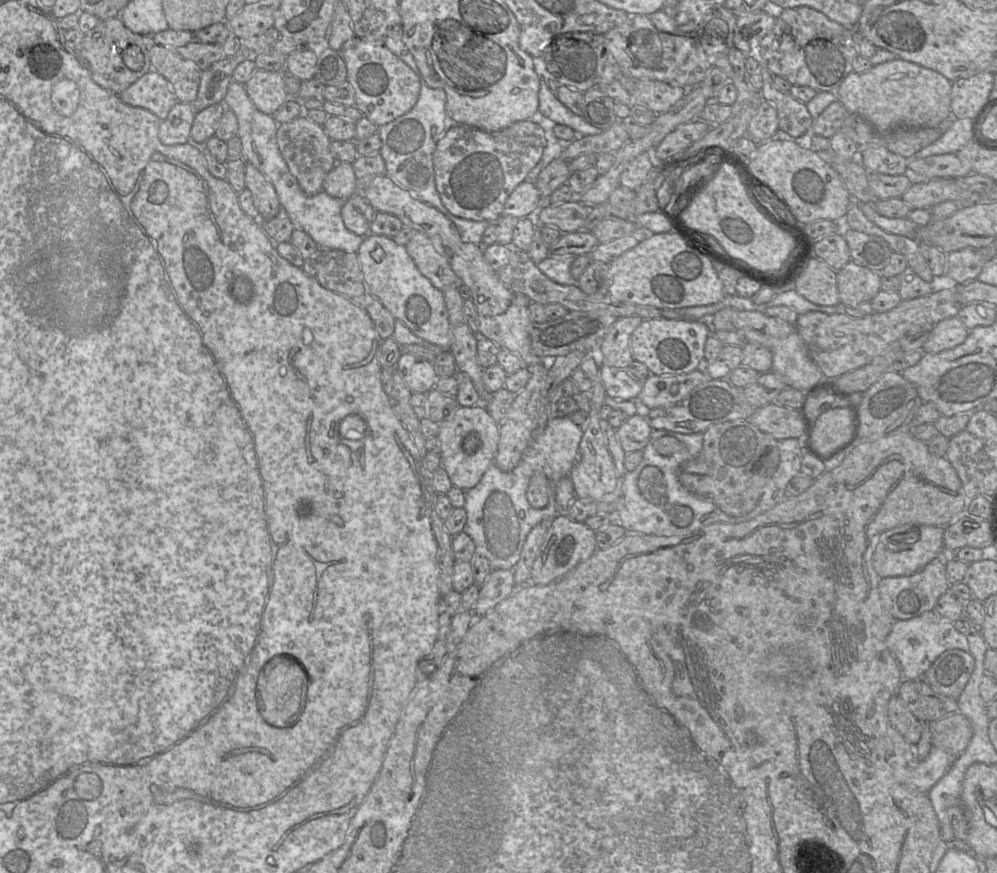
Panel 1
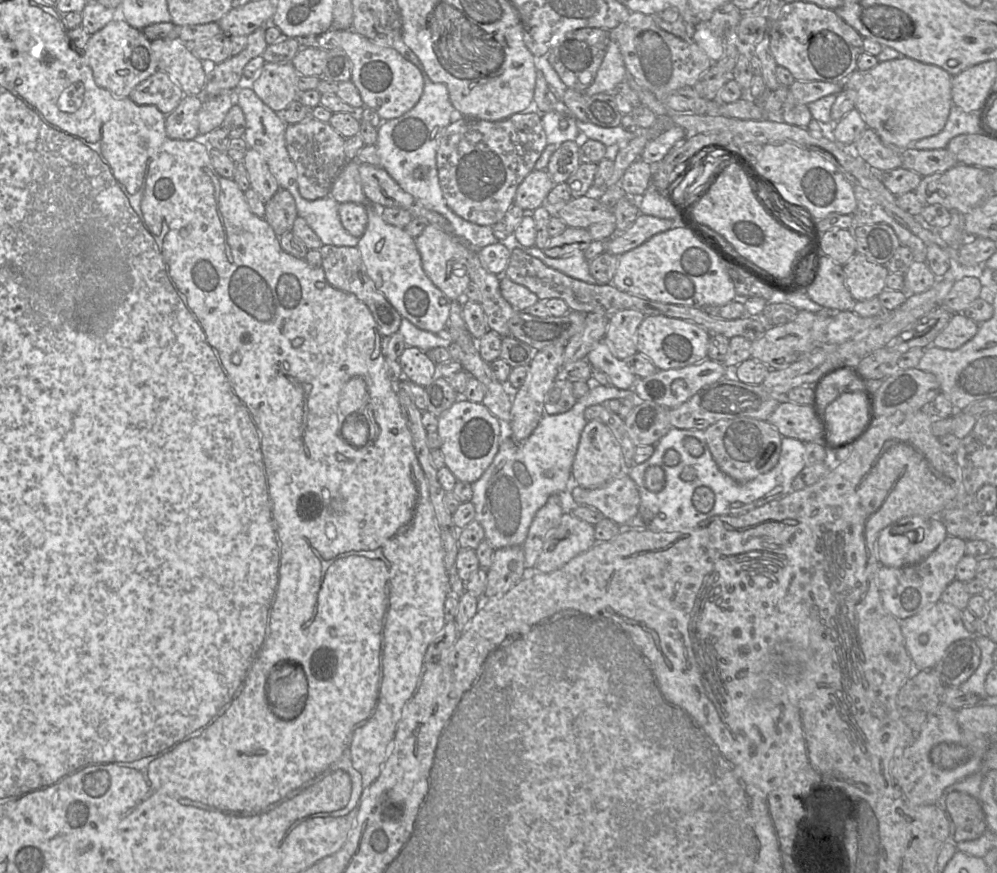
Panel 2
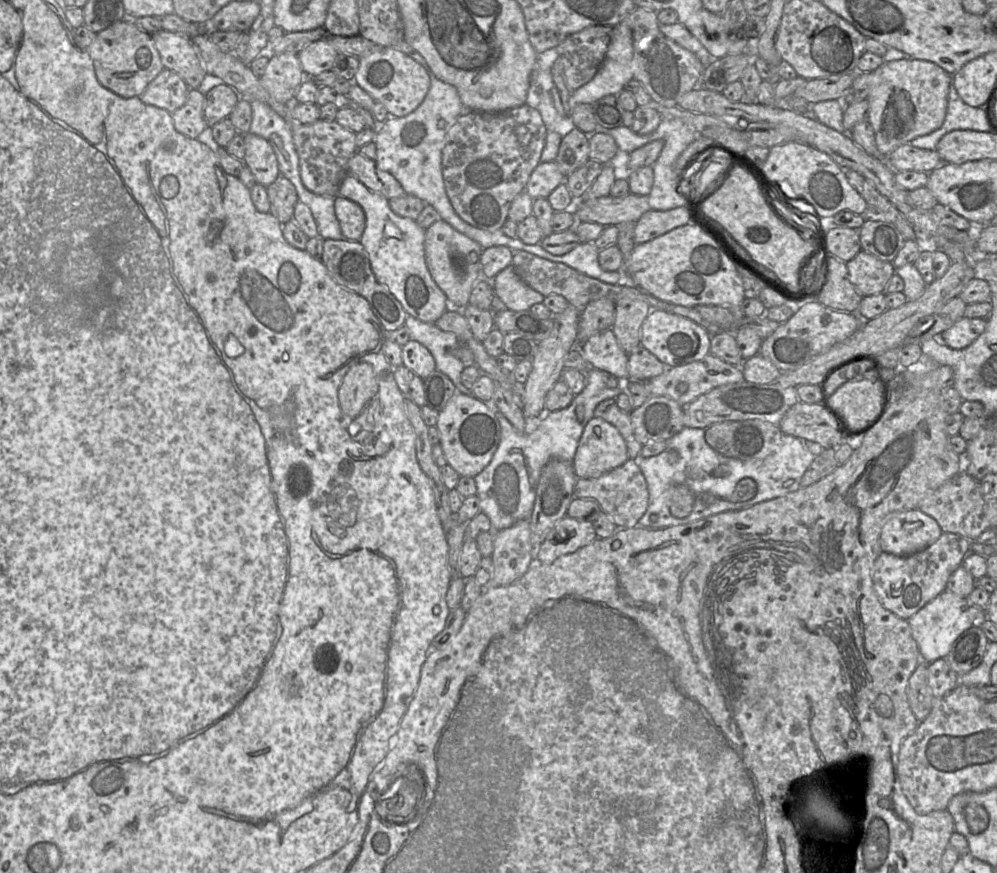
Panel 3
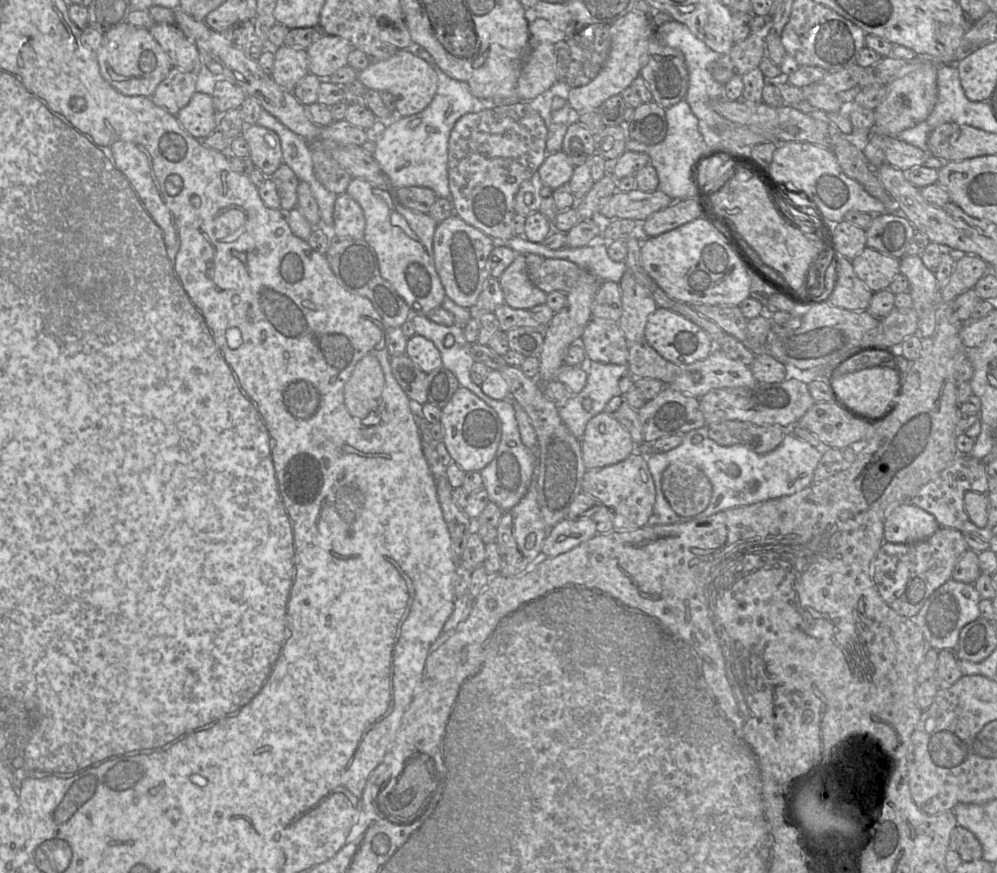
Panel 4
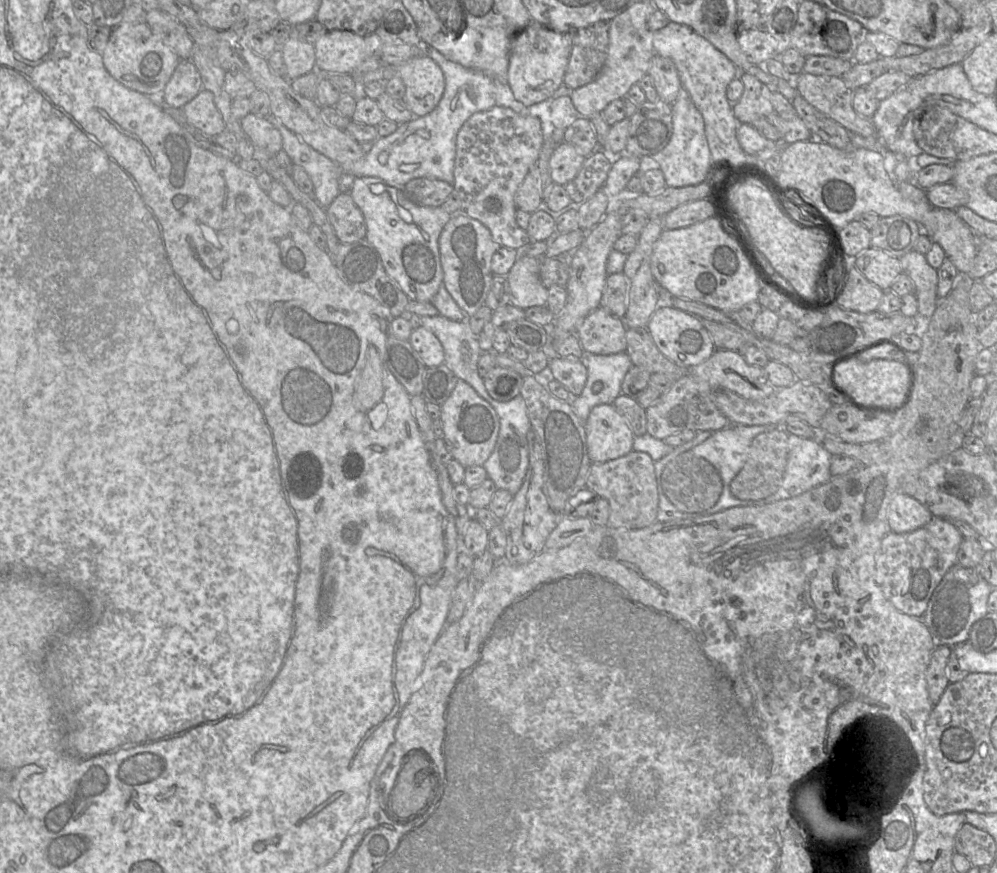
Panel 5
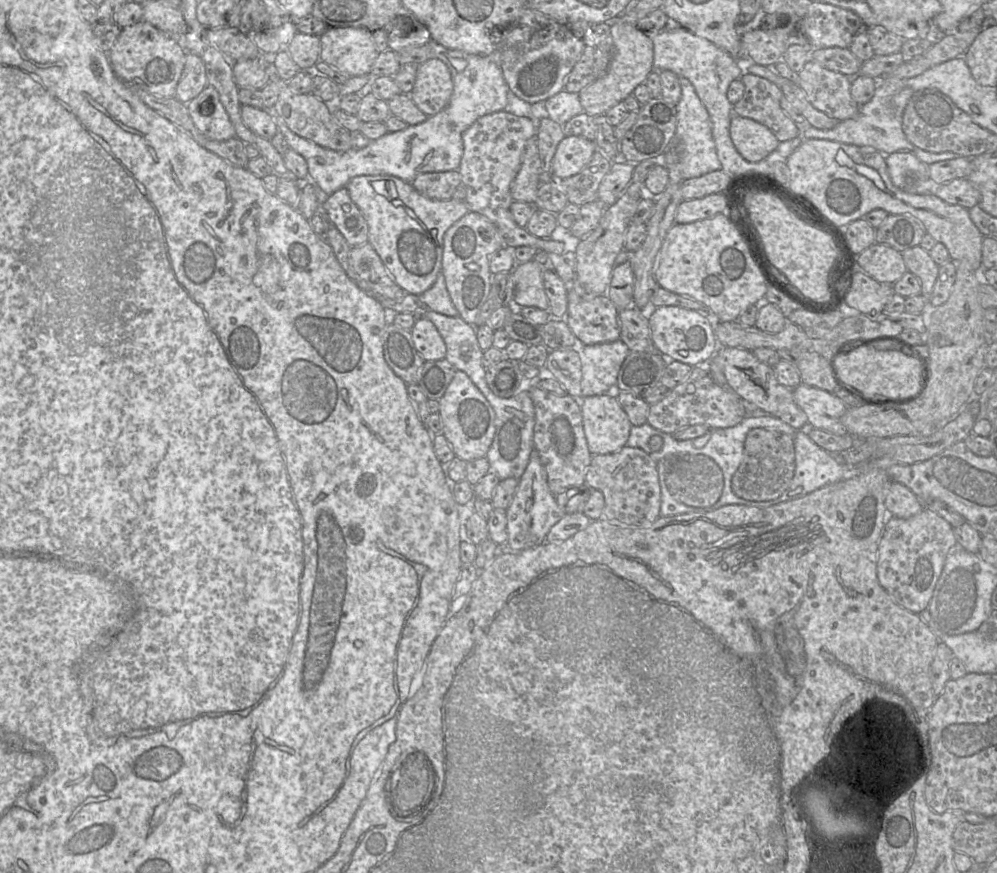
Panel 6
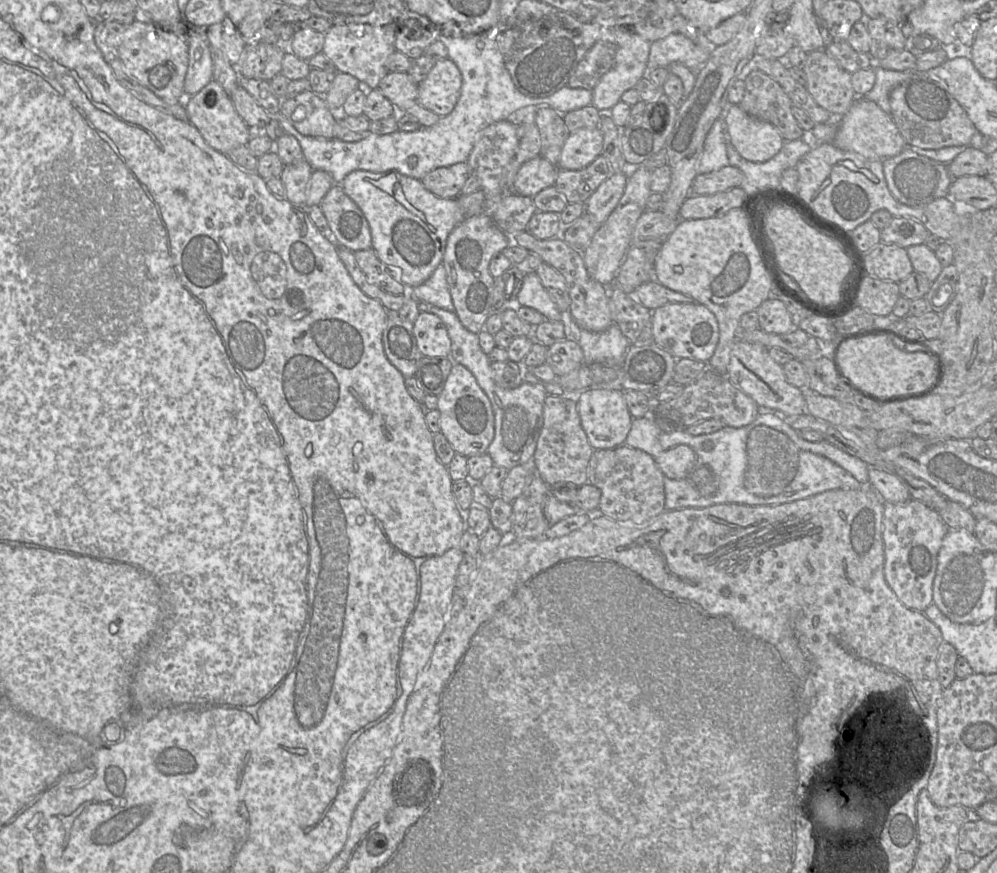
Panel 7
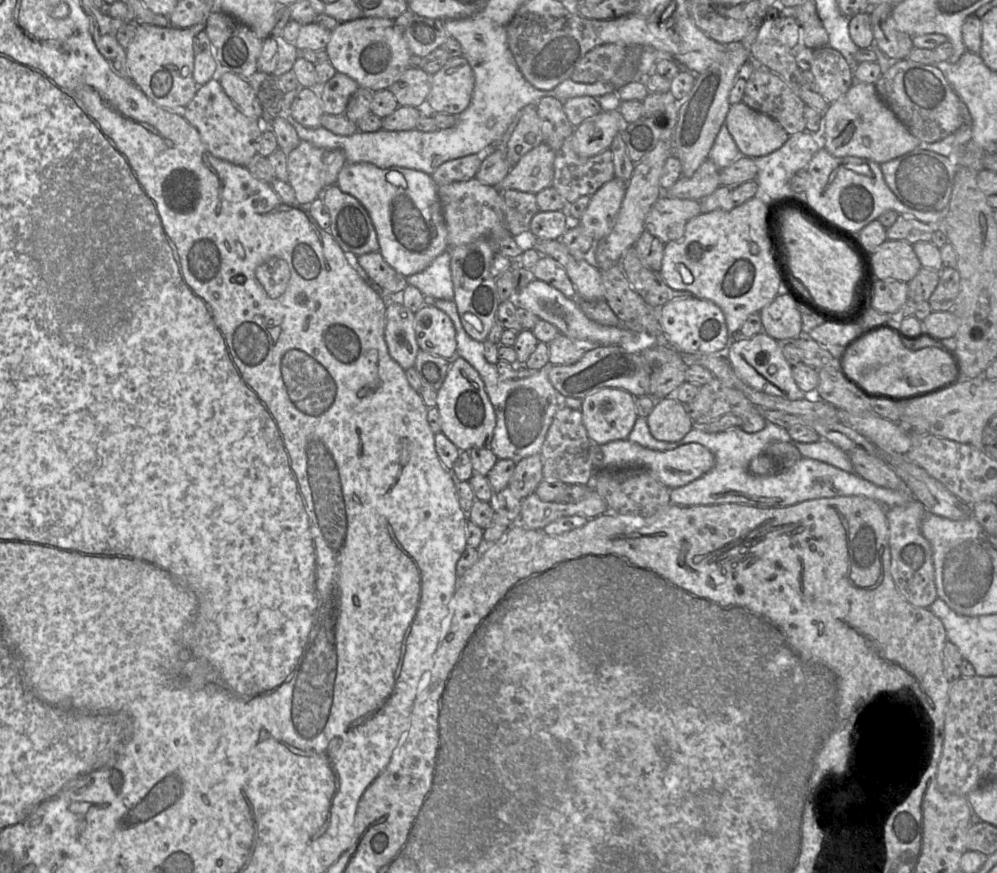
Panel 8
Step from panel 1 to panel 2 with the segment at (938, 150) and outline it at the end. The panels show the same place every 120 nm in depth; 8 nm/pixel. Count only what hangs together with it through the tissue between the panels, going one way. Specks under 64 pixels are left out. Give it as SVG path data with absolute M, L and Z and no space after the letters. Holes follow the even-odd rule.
M952 103L950 114L943 130L930 137L910 143L910 148L932 150L946 148L949 141L961 134L977 134L979 127L976 111L965 112Z

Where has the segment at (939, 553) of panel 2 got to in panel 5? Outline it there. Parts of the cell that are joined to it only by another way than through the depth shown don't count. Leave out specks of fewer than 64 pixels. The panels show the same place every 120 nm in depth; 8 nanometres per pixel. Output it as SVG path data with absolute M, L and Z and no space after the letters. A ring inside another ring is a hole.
M937 516L911 532L890 531L877 552L875 582L899 611L911 617L922 617L934 590L956 564L962 540L962 535L951 520Z

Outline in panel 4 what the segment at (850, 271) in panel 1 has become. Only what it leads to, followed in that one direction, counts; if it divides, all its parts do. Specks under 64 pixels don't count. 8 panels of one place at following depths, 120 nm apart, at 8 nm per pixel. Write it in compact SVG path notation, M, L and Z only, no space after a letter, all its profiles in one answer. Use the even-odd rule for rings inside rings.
M866 246L851 263L857 277L869 290L876 293L888 289L900 273L899 260Z

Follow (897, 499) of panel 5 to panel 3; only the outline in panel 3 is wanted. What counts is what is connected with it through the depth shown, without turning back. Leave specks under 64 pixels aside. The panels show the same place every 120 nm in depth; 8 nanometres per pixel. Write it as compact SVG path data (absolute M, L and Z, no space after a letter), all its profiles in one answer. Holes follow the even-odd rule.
M919 509L895 512L883 524L880 545L882 552L906 556L933 544L942 533L937 521Z

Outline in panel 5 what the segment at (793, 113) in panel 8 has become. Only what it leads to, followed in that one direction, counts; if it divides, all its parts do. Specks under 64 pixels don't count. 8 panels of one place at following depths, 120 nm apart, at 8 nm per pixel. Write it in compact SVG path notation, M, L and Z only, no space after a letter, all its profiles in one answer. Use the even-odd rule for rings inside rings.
M738 69L738 76L744 85L744 91L737 102L733 104L733 113L739 123L748 123L754 126L761 135L771 142L783 142L779 131L768 121L768 116L774 112L771 103L772 91L755 76Z

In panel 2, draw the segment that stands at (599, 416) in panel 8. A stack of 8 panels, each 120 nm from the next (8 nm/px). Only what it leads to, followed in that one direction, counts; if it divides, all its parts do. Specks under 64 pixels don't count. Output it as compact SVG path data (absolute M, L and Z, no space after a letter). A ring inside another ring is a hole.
M597 420L588 421L581 433L572 465L572 485L593 489L624 473L621 447L610 429Z

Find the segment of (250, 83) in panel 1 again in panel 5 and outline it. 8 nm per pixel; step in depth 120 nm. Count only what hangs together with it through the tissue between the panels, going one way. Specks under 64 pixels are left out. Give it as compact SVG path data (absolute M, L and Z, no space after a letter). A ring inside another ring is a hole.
M291 37L282 47L284 63L287 68L286 78L290 81L316 69L314 44Z

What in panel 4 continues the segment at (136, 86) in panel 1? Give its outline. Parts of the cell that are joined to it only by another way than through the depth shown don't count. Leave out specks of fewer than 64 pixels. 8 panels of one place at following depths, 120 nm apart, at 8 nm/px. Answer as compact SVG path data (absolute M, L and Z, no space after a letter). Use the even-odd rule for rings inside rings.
M172 67L150 99L172 115L184 108L196 92L197 75Z

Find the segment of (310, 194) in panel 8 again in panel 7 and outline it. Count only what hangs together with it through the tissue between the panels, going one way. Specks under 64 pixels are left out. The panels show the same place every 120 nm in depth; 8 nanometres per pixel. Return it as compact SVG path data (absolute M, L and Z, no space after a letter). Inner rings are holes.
M304 159L299 163L285 165L280 180L286 189L286 199L297 206L304 206L307 199L307 184L313 168Z

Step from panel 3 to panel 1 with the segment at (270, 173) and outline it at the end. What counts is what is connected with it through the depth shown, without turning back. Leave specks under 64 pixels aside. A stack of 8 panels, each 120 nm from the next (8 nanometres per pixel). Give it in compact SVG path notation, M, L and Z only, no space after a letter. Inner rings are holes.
M246 163L246 188L251 192L254 205L263 220L276 216L280 209L278 195L272 183L252 164Z

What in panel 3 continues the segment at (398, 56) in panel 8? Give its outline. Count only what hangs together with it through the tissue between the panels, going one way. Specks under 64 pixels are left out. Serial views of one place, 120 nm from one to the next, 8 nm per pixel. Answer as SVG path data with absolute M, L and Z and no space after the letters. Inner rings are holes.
M318 40L305 47L298 57L306 77L314 77L331 70L338 54L326 40Z

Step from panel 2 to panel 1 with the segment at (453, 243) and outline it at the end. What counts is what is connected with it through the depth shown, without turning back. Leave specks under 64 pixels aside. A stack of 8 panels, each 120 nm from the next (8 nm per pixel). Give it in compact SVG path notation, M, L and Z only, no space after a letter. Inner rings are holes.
M415 232L405 248L418 270L435 288L439 290L459 288L462 284L447 260L435 250L432 242L424 233Z

